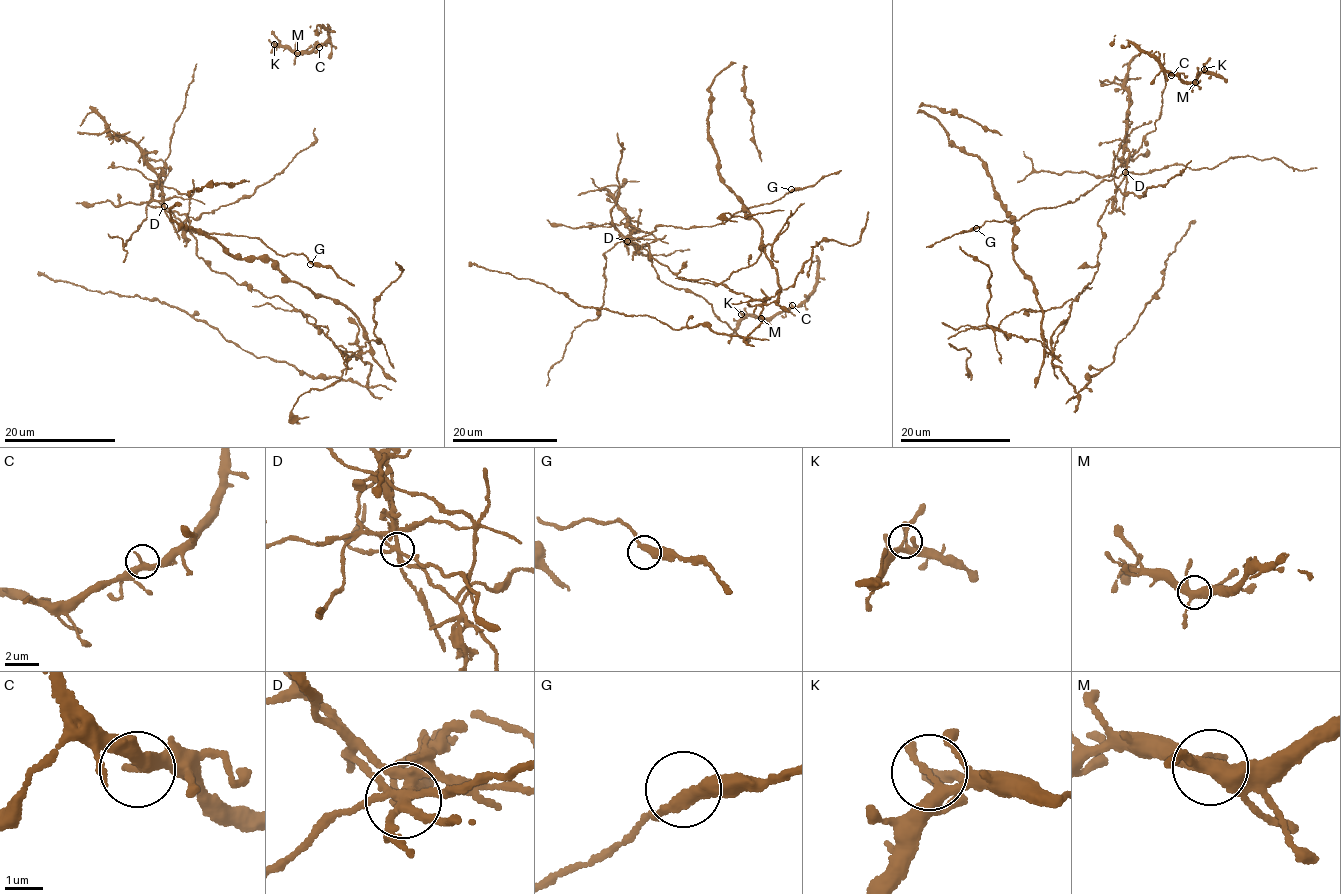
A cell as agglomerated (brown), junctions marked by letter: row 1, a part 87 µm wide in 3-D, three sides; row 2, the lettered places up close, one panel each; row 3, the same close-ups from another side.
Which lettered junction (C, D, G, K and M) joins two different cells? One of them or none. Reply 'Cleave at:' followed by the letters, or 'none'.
Cleave at: D

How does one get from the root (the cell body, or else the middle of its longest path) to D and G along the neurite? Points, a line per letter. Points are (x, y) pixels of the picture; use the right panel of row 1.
D: (1073, 300), (1098, 271), (1103, 233), (1098, 218), (1115, 195), (1125, 172)
G: (1073, 300), (1098, 271), (1103, 233), (1098, 218), (1121, 176), (1101, 181), (1074, 203), (976, 228)

